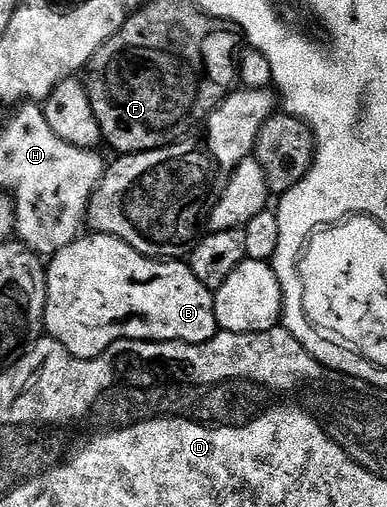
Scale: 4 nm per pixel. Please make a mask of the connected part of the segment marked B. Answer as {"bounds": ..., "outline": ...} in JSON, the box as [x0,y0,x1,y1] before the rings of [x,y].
{"bounds":[44,236,219,358],"outline":[[[108,236],[94,237],[94,242],[78,240],[66,250],[61,250],[52,255],[47,266],[45,283],[47,284],[47,300],[45,301],[45,329],[44,333],[54,338],[64,350],[76,358],[97,358],[116,347],[118,344],[127,342],[185,342],[189,346],[201,346],[209,342],[219,332],[215,320],[215,304],[213,303],[214,291],[209,290],[195,276],[195,272],[185,260],[158,260],[156,258],[145,258],[139,252],[135,252],[126,242],[118,238]]]}

